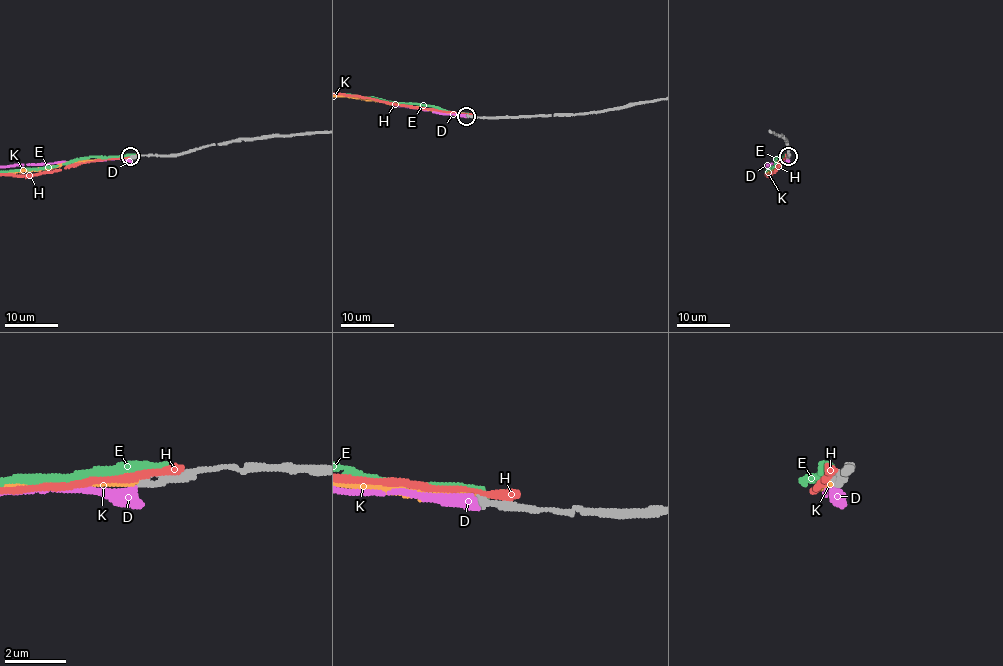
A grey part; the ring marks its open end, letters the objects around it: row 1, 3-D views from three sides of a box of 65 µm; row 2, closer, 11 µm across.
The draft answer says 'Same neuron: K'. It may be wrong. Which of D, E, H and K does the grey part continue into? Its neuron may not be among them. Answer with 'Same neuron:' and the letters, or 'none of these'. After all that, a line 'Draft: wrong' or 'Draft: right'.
Same neuron: K
Draft: right

